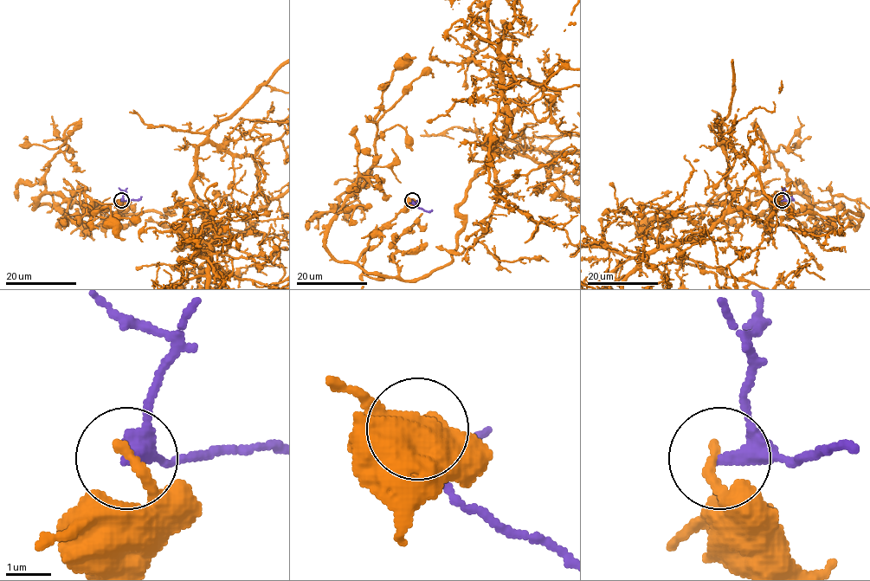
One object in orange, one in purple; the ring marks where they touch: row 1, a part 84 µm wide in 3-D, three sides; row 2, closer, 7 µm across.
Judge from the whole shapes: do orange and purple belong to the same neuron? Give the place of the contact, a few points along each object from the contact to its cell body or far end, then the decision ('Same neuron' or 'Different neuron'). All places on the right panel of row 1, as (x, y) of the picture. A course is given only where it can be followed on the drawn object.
Place: (782, 200). Course of purple: (782, 200), (793, 199), (791, 196). Different neuron

